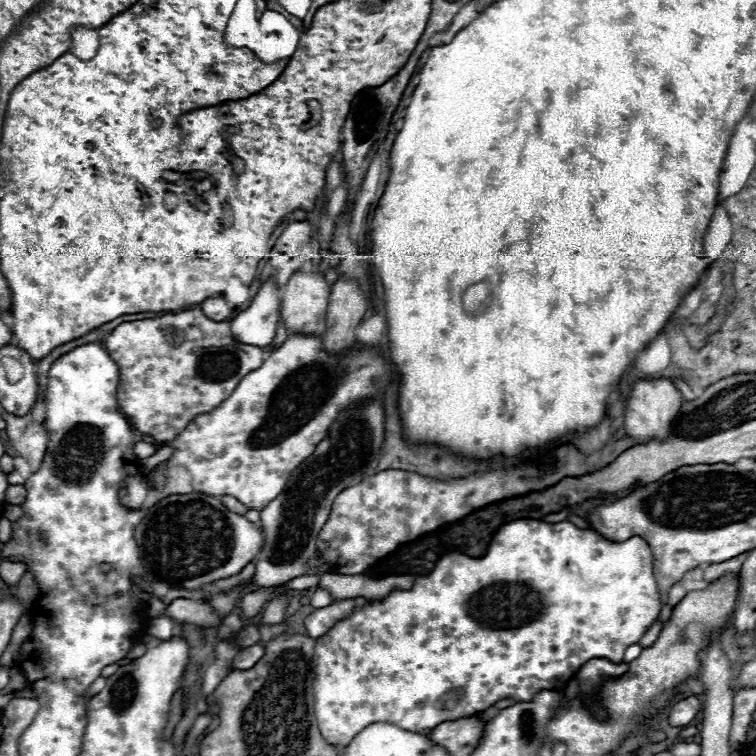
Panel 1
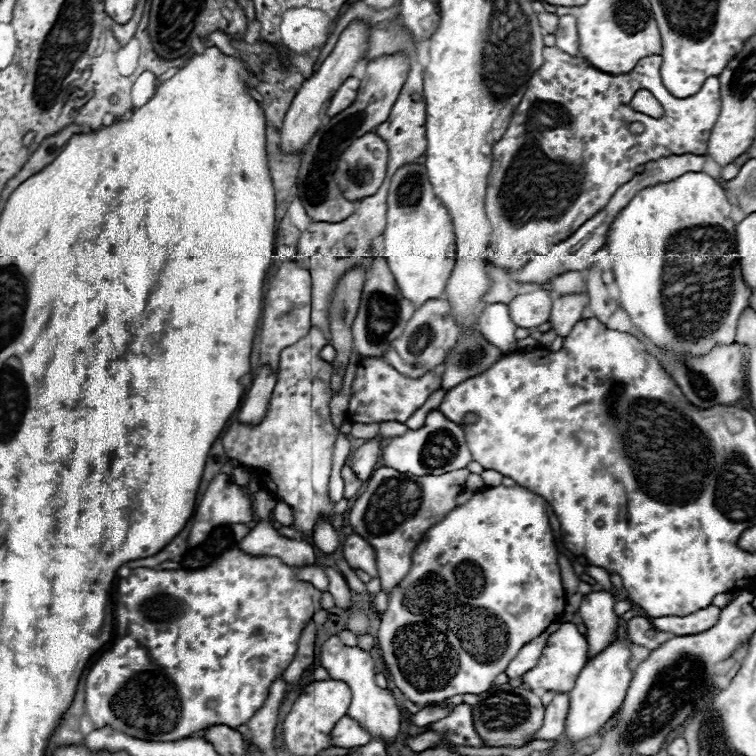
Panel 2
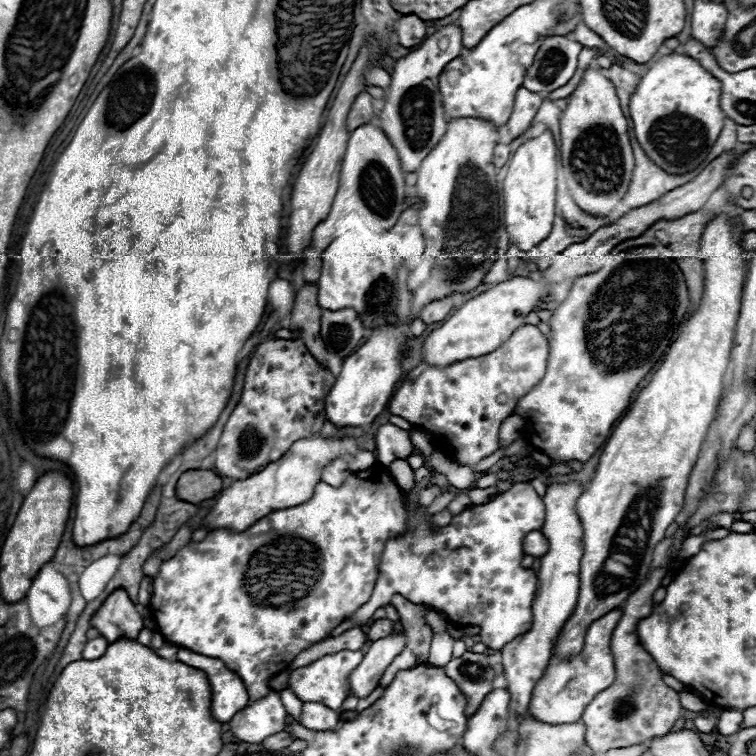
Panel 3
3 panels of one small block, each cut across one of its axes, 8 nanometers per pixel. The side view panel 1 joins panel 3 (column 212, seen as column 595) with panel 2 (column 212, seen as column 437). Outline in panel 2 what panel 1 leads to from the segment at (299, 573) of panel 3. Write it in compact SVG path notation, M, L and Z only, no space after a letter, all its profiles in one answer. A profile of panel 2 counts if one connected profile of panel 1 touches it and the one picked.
M238 546L228 548L212 566L202 569L152 570L152 568L136 568L128 578L118 580L118 600L114 608L114 644L106 650L100 660L96 660L86 676L86 700L84 708L94 728L116 728L132 738L152 740L152 742L174 742L196 734L212 724L226 724L236 728L246 724L266 702L270 684L284 672L284 668L292 662L296 654L296 644L302 628L312 618L316 610L320 610L320 590L316 590L310 582L296 580L296 572L300 568L290 568L272 556L250 556L238 550Z

